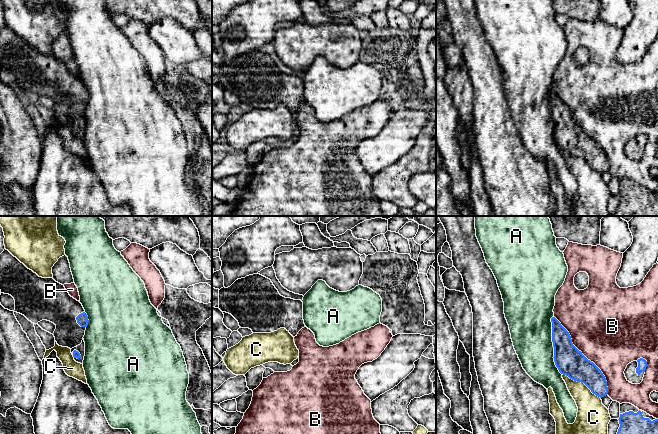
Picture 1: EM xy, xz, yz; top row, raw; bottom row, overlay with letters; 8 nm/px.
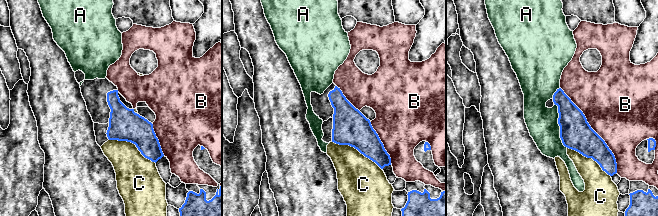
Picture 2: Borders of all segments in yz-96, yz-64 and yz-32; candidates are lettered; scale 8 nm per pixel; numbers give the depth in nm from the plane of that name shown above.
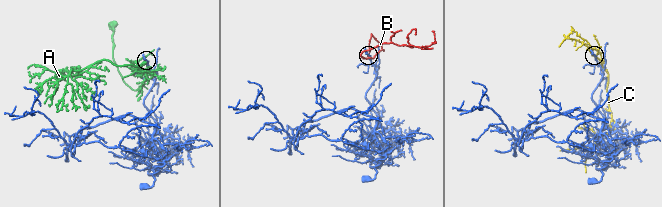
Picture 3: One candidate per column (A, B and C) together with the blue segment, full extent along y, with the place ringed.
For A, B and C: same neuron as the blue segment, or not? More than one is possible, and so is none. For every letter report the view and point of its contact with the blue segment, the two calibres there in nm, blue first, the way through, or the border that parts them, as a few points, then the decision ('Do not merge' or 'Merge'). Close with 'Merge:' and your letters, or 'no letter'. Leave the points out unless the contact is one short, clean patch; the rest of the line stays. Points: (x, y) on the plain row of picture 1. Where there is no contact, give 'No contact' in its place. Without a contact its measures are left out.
A: Touches blue at yz (553, 121). Thickness 220 nm (blue) against 340 nm. Do not merge
B: Touches blue at yz (584, 132). Thickness 220 nm (blue) against 500 nm. Do not merge
C: Touches blue at yz (581, 158). Thickness 220 nm (blue) against 220 nm. Do not merge
Merge: no letter

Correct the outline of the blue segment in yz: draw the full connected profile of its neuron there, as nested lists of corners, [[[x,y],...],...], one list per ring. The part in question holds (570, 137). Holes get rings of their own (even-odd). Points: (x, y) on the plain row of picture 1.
[[[555,93],[551,94],[551,98],[553,134],[559,148],[574,157],[584,159],[596,172],[606,172],[607,157],[601,146],[573,121],[569,108]]]

